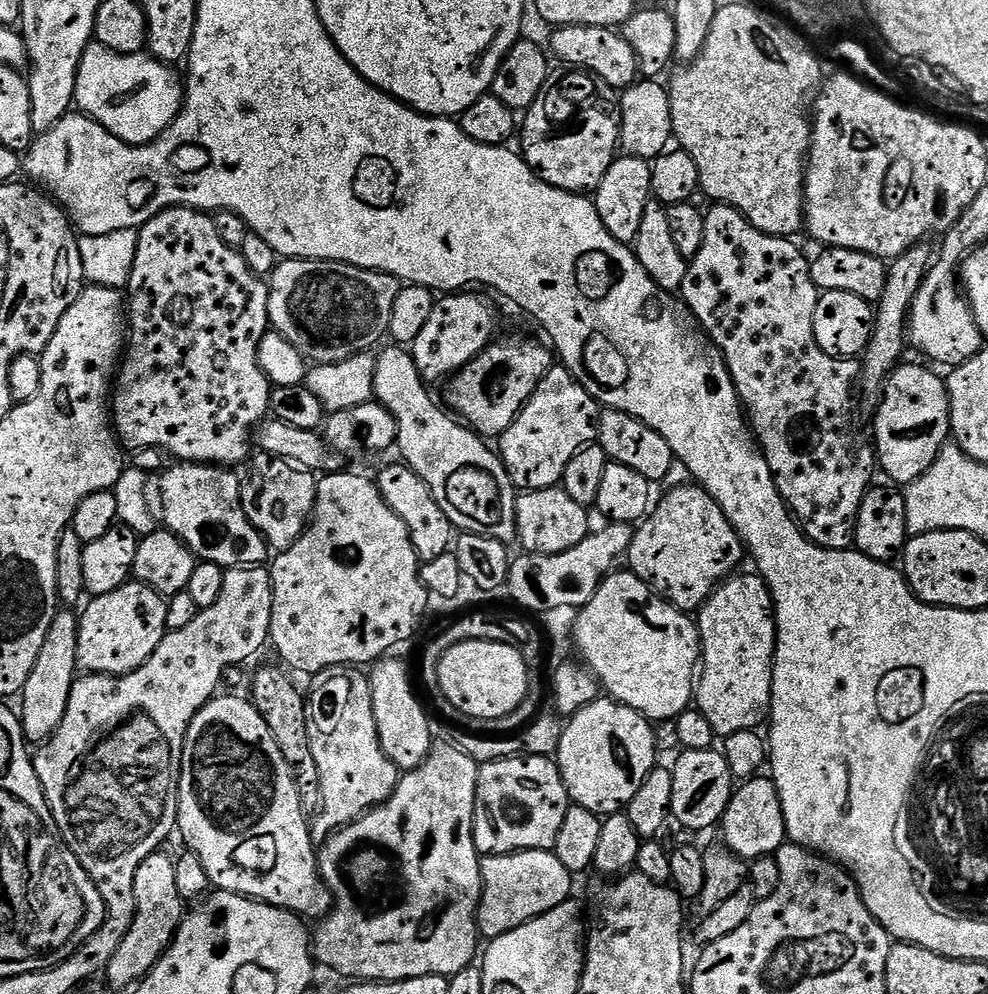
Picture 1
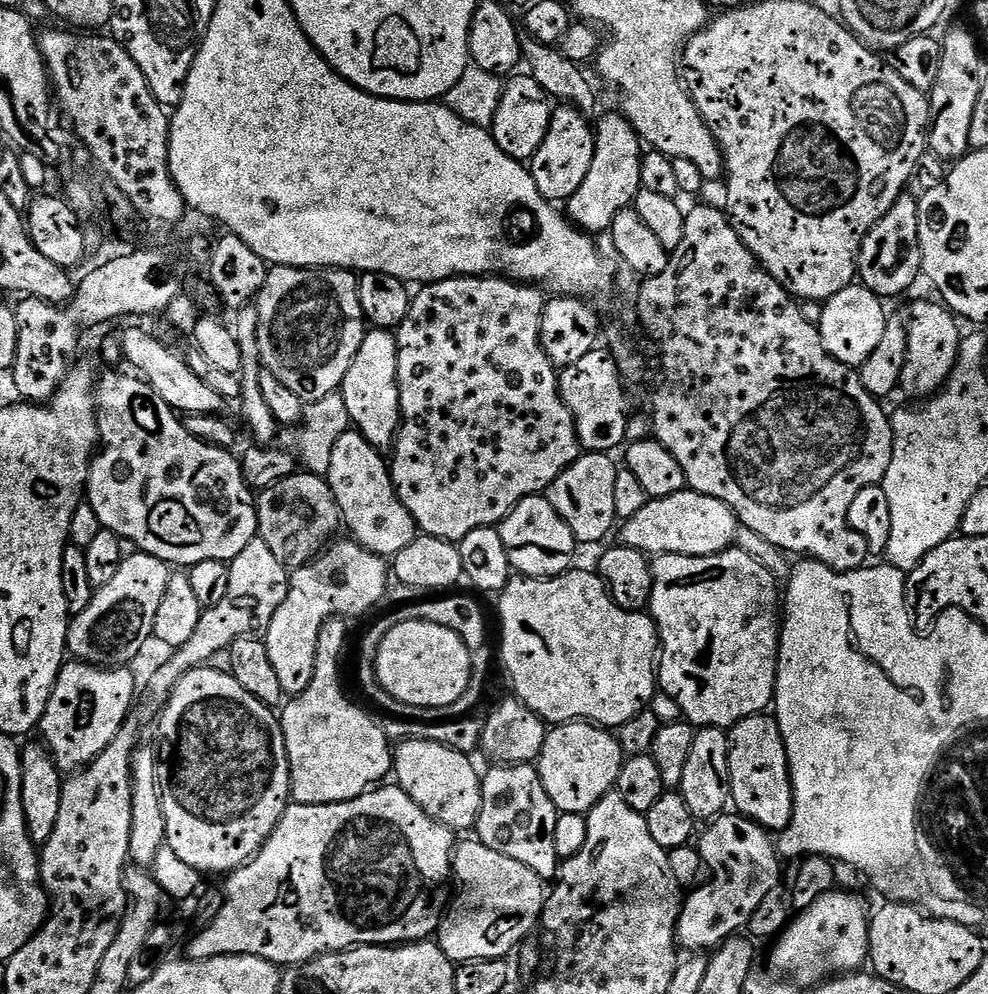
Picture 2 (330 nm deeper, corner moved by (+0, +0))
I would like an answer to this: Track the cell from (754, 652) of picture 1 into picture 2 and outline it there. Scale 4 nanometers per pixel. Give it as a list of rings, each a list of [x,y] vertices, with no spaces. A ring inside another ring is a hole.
[[[735,546],[727,548],[725,552],[719,552],[713,556],[657,556],[651,561],[652,565],[652,596],[648,599],[647,611],[650,613],[653,622],[656,623],[656,632],[660,636],[660,646],[658,649],[658,688],[659,691],[666,693],[670,698],[674,698],[674,702],[678,702],[683,719],[687,723],[695,726],[697,729],[701,728],[722,728],[730,730],[738,722],[742,722],[751,716],[758,716],[767,713],[773,707],[776,699],[776,667],[780,661],[780,629],[782,627],[782,592],[778,587],[776,577],[770,574],[770,570],[766,570],[766,566],[762,566],[762,562],[758,562],[754,558],[750,558],[750,554],[746,554],[742,549]]]

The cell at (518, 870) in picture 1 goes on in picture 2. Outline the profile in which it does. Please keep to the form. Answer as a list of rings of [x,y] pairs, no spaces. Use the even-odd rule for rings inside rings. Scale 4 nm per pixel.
[[[461,839],[454,849],[454,876],[460,879],[460,893],[455,893],[438,929],[441,950],[454,962],[465,960],[502,960],[525,943],[532,927],[540,924],[544,912],[546,884],[534,870],[490,850],[479,839]]]

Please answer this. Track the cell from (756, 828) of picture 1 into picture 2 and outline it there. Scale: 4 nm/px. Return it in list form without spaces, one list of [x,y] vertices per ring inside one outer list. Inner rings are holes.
[[[721,814],[711,821],[698,843],[706,879],[697,883],[680,905],[676,939],[681,949],[712,950],[747,929],[748,919],[762,904],[762,898],[773,895],[772,887],[780,880],[782,856],[778,848],[776,852],[773,833],[745,816],[728,815]]]

